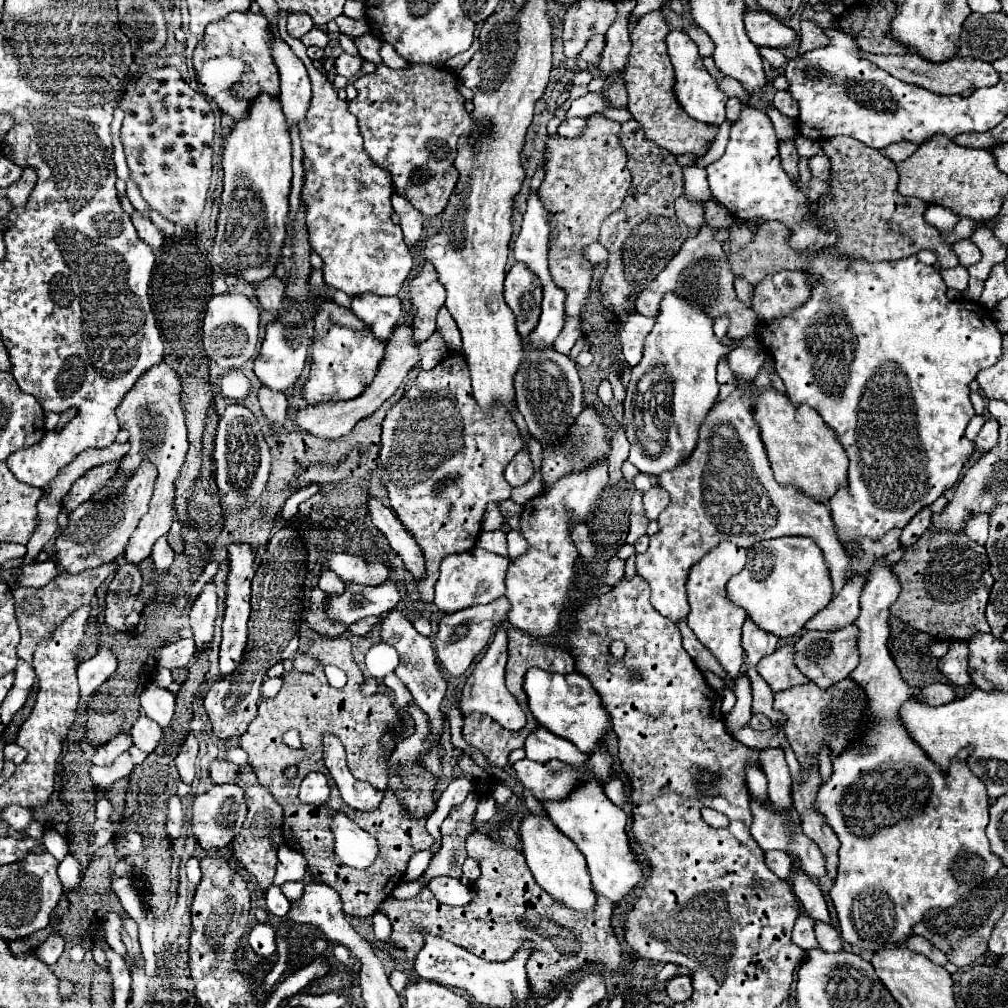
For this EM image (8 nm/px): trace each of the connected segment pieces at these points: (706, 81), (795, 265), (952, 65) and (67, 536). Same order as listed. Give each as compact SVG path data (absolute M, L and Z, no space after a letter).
M671 31L665 37L665 45L667 45L667 53L671 57L673 69L675 69L675 85L673 91L677 95L679 105L685 109L685 113L697 121L709 123L713 127L721 127L721 123L725 121L725 103L727 103L727 95L719 89L715 77L711 77L705 67L703 67L703 59L699 57L697 45L689 39L689 35L685 31Z
M763 223L757 235L753 237L751 243L741 247L739 251L731 251L729 241L723 243L723 253L727 257L727 263L733 271L735 277L747 279L751 285L757 285L765 275L771 275L773 271L783 271L783 269L801 269L805 263L803 255L797 255L789 247L789 235L785 235L785 227L781 223Z
M859 51L859 55L863 59L869 59L871 63L875 63L879 69L885 69L889 75L893 75L905 83L913 83L917 87L933 91L937 95L961 95L963 91L991 87L991 85L997 85L997 81L999 81L999 75L991 63L973 59L973 57L955 57L945 63L929 63L917 55L871 55L865 51Z
M145 461L141 463L141 467L137 467L137 471L131 475L131 479L125 483L125 487L119 493L97 501L89 499L83 505L79 505L75 511L71 511L67 527L59 531L53 545L57 571L77 575L85 569L93 569L103 563L117 561L123 555L129 535L135 531L139 519L149 509L149 499L153 495L155 479L157 479L155 465Z

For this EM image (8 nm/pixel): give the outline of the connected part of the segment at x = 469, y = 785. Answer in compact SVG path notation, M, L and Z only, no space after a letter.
M461 777L461 781L451 781L447 785L447 789L441 793L439 801L437 801L437 813L449 813L451 807L463 803L463 799L473 791L473 781L469 781L467 777Z

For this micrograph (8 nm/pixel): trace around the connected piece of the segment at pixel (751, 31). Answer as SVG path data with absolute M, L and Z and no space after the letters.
M745 11L745 29L751 43L757 47L777 47L785 49L795 41L795 31L767 11Z

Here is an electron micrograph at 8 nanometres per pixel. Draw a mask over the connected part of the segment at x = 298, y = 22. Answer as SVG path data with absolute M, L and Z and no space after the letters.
M289 13L287 15L287 31L291 33L291 37L300 39L313 29L313 21L309 19L309 15L305 13Z

